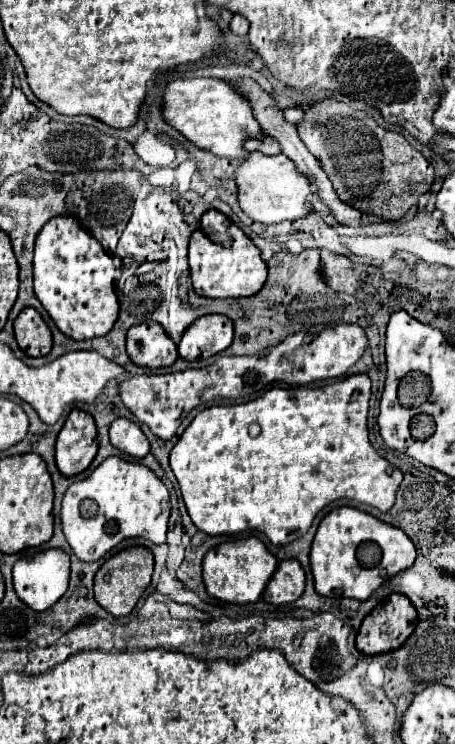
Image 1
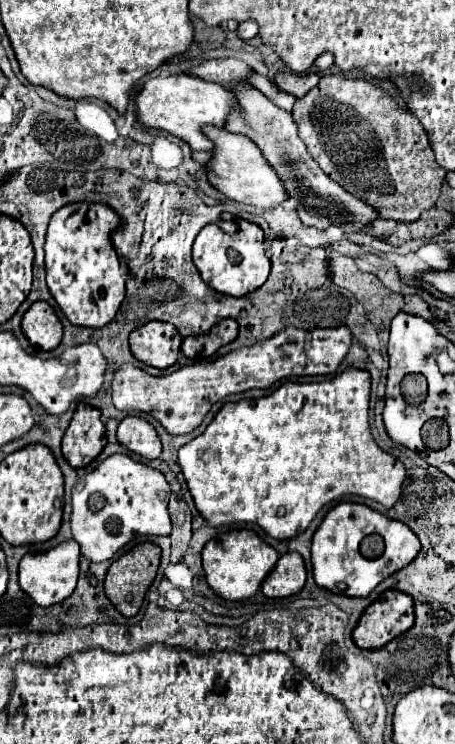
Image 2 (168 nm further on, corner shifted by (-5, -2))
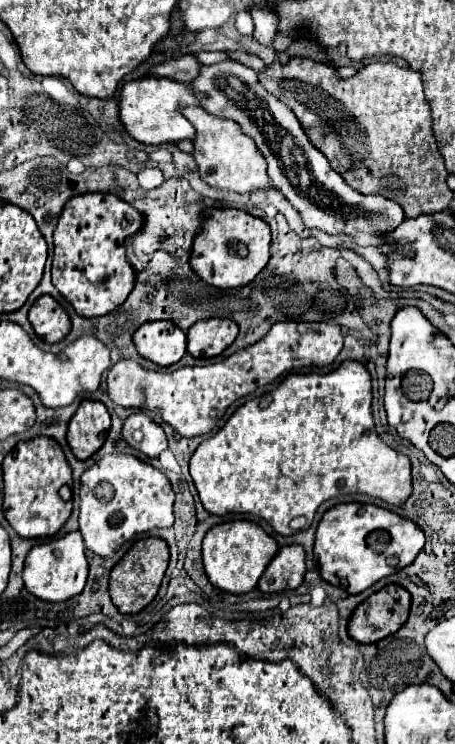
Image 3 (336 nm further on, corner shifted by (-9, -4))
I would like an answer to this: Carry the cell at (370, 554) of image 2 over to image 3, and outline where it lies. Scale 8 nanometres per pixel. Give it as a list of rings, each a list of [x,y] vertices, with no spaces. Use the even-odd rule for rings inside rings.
[[[341,502],[331,506],[317,526],[315,566],[329,584],[345,588],[349,594],[359,594],[383,576],[411,564],[423,550],[423,544],[425,534],[413,520],[375,504]]]

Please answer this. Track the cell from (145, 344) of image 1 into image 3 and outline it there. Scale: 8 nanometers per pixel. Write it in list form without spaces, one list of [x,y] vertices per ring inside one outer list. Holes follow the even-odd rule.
[[[171,320],[141,324],[141,328],[137,328],[137,332],[133,334],[133,344],[143,358],[159,366],[175,364],[187,352],[185,332]]]

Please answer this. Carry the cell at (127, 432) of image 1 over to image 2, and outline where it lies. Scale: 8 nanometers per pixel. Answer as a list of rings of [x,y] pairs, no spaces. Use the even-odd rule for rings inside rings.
[[[127,416],[119,422],[117,440],[131,452],[143,458],[159,458],[161,456],[161,440],[155,428],[139,416]]]

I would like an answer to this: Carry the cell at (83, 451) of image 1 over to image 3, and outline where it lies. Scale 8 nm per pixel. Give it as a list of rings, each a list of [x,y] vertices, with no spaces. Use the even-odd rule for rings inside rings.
[[[83,400],[69,420],[67,442],[79,460],[93,456],[105,442],[111,426],[109,412],[103,402]]]

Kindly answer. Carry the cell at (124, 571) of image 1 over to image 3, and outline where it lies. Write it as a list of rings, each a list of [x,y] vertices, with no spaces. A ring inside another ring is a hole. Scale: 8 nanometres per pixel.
[[[141,538],[125,552],[125,556],[113,566],[109,578],[109,594],[121,614],[137,614],[147,604],[153,602],[165,576],[167,564],[169,564],[169,546],[163,538]]]

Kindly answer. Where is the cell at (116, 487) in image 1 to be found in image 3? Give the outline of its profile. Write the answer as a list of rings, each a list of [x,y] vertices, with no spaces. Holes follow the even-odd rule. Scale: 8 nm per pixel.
[[[107,454],[107,456],[103,456],[89,470],[85,470],[85,474],[81,476],[79,532],[85,538],[85,548],[107,558],[123,542],[127,542],[135,534],[147,532],[151,528],[173,526],[173,502],[175,502],[175,494],[173,494],[171,482],[167,480],[167,476],[161,470],[137,460],[131,454]]]

